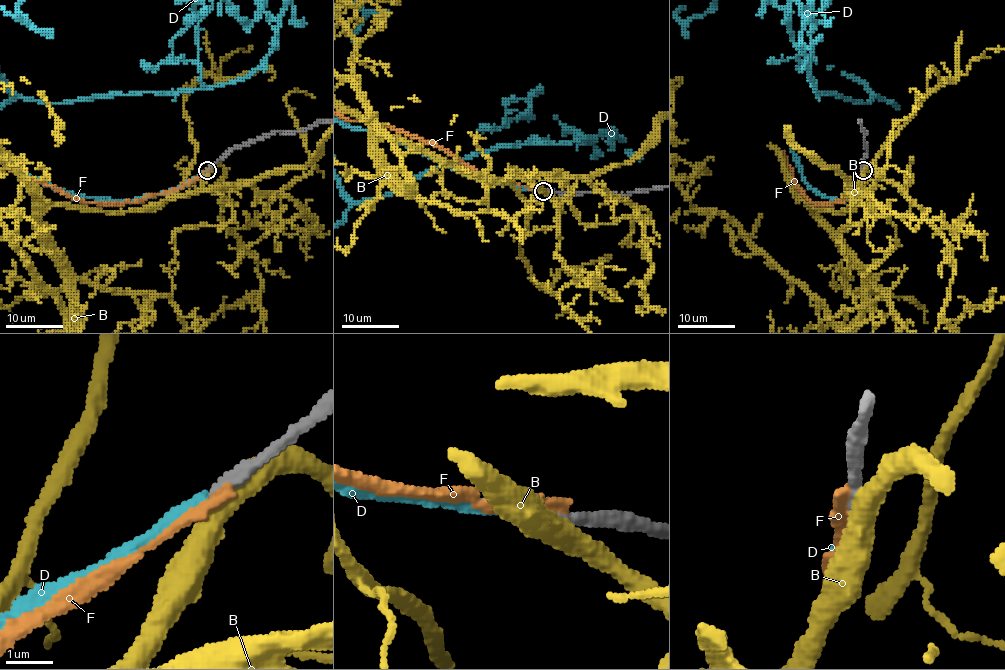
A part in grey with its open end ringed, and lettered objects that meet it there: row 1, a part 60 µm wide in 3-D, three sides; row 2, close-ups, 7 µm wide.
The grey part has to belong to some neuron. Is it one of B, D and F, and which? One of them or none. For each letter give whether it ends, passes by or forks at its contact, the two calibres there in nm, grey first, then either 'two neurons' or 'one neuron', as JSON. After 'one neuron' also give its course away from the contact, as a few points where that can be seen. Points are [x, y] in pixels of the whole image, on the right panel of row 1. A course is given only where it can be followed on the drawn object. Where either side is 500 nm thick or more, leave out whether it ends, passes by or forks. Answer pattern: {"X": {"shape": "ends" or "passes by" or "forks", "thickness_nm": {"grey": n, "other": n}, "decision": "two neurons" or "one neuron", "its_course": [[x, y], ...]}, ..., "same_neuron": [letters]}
{"B": {"shape": "passes by", "thickness_nm": {"grey": 300, "other": 440}, "decision": "two neurons"}, "D": {"shape": "ends", "thickness_nm": {"grey": 260, "other": 260}, "decision": "two neurons"}, "F": {"shape": "ends", "thickness_nm": {"grey": 320, "other": 280}, "decision": "two neurons"}, "same_neuron": []}

